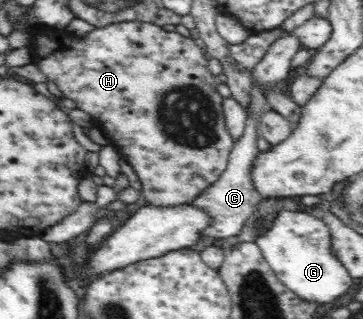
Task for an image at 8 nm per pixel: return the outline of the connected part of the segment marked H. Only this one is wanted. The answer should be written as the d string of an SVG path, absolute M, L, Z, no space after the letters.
M126 21L126 23L114 23L108 25L104 29L96 27L94 33L90 33L88 37L82 39L74 39L66 33L62 33L60 37L54 37L56 33L48 33L48 37L44 33L40 33L34 39L34 47L36 47L36 61L44 67L44 73L48 79L52 79L64 93L64 97L74 99L78 103L80 109L84 109L86 113L90 113L92 117L96 117L93 121L104 125L108 129L108 133L112 135L112 143L124 151L124 155L130 159L127 163L133 167L139 183L141 183L141 193L146 197L147 201L157 205L168 204L190 204L192 199L201 194L211 183L214 183L228 165L230 152L234 149L236 139L228 131L225 124L223 112L222 95L216 91L217 79L210 74L208 69L208 60L204 57L204 49L200 49L192 38L180 37L177 32L166 32L162 27L152 23L144 23L140 21Z

